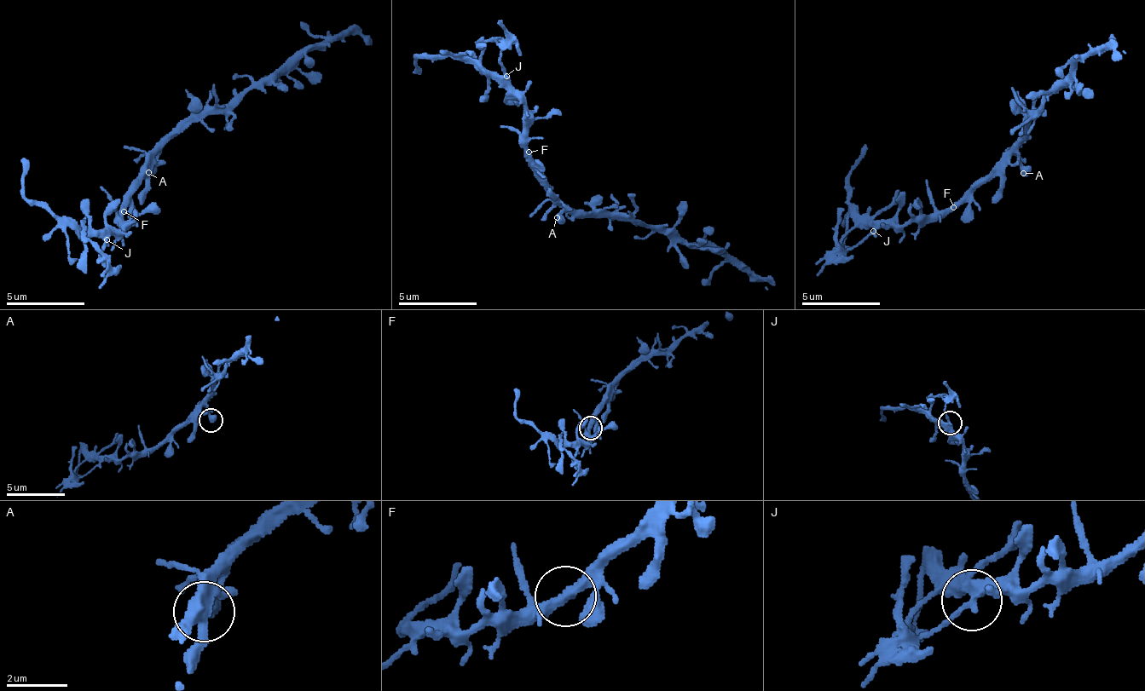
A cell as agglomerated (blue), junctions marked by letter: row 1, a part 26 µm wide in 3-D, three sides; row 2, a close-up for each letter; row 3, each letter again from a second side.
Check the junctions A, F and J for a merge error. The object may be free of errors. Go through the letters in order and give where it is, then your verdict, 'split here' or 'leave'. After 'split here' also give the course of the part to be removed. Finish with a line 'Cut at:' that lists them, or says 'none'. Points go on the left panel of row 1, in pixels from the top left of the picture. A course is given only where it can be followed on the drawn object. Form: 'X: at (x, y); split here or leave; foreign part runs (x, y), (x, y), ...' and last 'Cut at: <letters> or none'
A: at (148, 172); leave
F: at (124, 211); leave
J: at (106, 239); split here; foreign part runs (107, 238), (102, 260), (95, 252), (79, 221)
Cut at: J

